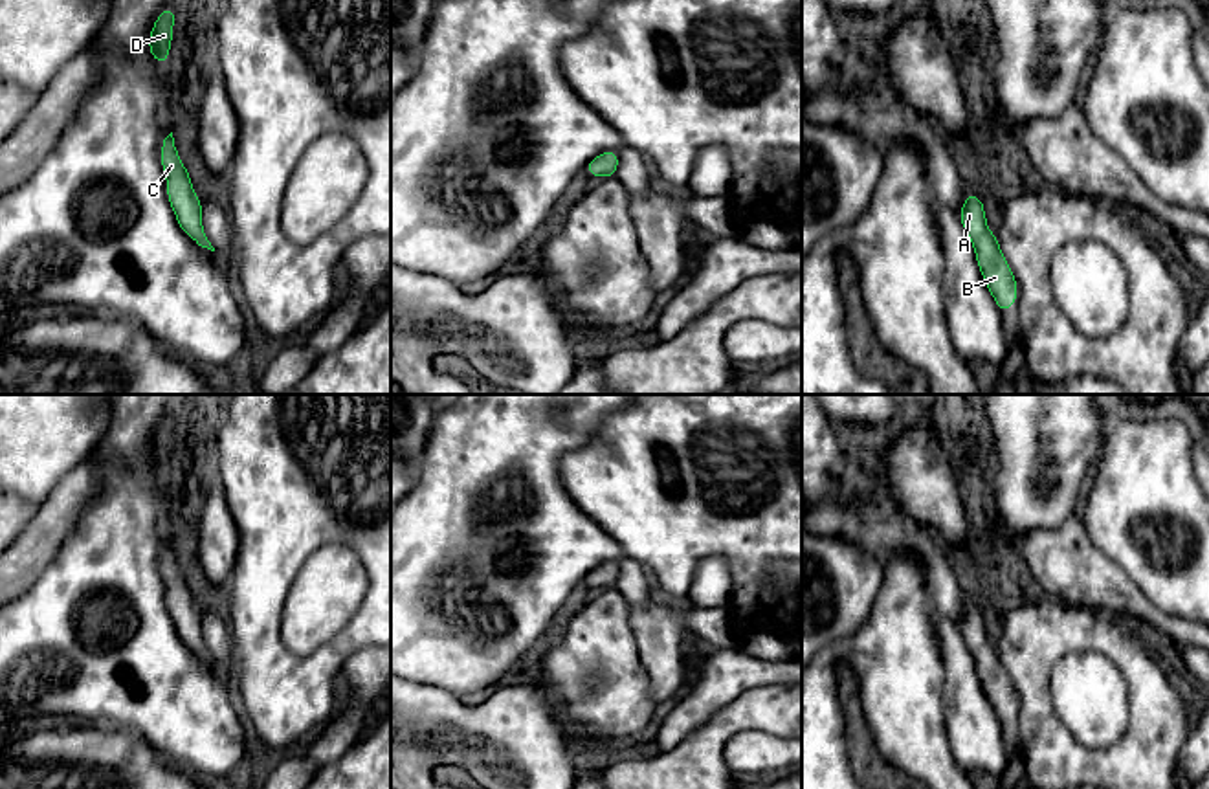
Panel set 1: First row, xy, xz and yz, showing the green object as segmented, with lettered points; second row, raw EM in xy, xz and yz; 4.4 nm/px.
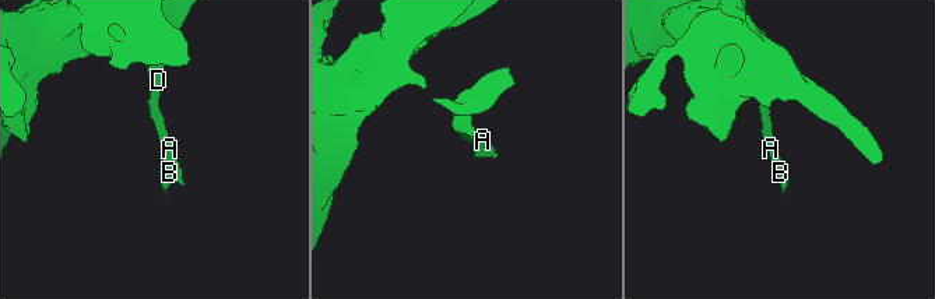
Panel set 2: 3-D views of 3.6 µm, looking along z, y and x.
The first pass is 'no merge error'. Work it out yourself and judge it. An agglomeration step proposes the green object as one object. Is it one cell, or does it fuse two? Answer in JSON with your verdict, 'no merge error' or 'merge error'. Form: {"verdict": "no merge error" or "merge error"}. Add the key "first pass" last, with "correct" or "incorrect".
{"verdict": "no merge error", "first pass": "correct"}

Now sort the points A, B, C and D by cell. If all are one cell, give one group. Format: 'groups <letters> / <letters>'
groups A B C D

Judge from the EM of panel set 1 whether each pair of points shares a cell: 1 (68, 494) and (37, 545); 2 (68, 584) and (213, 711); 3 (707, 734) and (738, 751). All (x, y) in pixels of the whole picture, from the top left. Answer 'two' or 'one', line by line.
1: one
2: one
3: two

